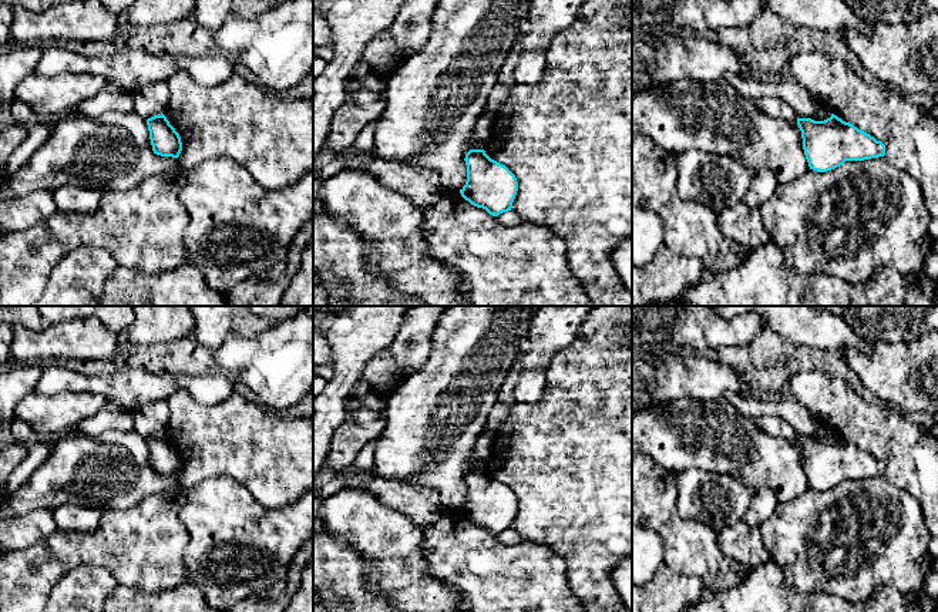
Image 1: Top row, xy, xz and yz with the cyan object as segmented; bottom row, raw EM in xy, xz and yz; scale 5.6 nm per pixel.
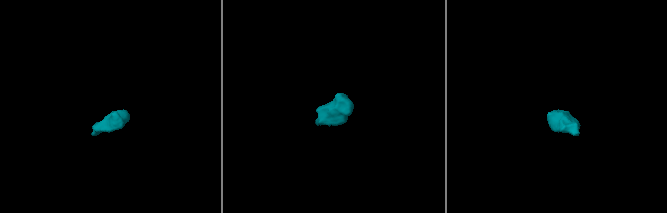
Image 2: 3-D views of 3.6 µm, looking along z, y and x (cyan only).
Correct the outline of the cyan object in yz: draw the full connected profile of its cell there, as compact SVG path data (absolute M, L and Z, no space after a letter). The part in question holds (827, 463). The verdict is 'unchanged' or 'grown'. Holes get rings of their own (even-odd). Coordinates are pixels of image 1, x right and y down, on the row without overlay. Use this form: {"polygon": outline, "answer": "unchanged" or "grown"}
{"polygon": "M831 433L824 440L797 437L803 468L810 488L827 491L845 480L864 480L885 474L885 464L870 453Z", "answer": "unchanged"}

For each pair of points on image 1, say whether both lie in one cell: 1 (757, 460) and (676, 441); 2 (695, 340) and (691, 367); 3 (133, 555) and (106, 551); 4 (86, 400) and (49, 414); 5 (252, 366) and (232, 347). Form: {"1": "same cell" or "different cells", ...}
{"1": "same cell", "2": "different cells", "3": "same cell", "4": "same cell", "5": "same cell"}

